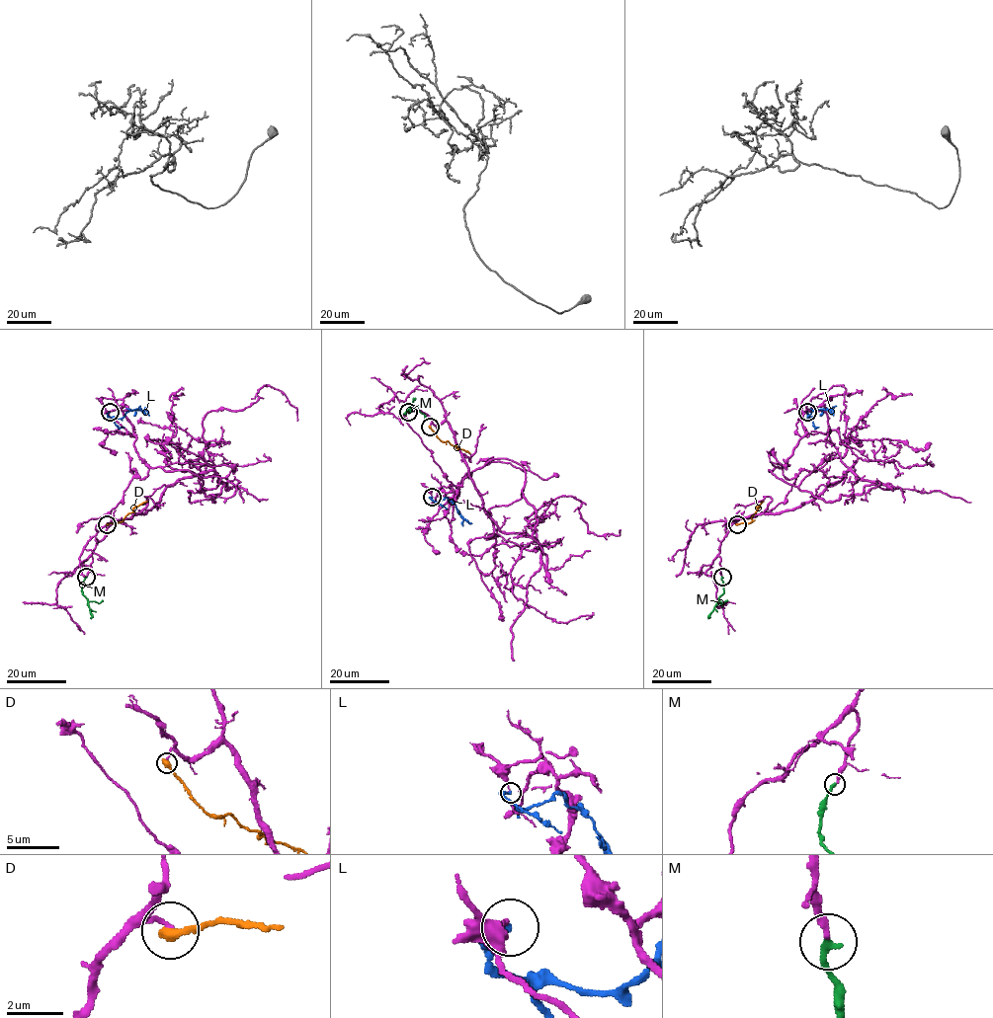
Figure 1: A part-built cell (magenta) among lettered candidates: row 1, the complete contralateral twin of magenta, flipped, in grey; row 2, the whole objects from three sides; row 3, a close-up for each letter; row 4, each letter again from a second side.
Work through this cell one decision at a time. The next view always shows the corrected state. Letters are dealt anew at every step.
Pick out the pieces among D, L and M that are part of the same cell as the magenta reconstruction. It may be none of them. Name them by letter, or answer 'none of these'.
M

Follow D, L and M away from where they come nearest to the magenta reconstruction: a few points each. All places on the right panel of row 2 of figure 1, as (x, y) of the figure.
D: (737, 523), (750, 523), (751, 517), (764, 502)
L: (807, 412), (809, 419), (813, 411), (824, 409), (833, 411), (833, 416)
M: (722, 577), (723, 593), (707, 618)

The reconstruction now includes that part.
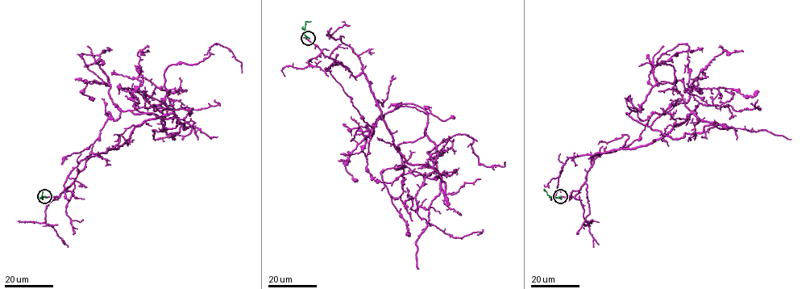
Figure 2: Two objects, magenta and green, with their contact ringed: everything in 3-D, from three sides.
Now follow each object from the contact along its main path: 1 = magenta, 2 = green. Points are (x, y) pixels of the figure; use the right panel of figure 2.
1: (560, 196), (596, 153), (691, 113), (716, 124), (671, 139), (633, 110), (640, 137), (591, 164)
2: (560, 196), (553, 198), (544, 190)

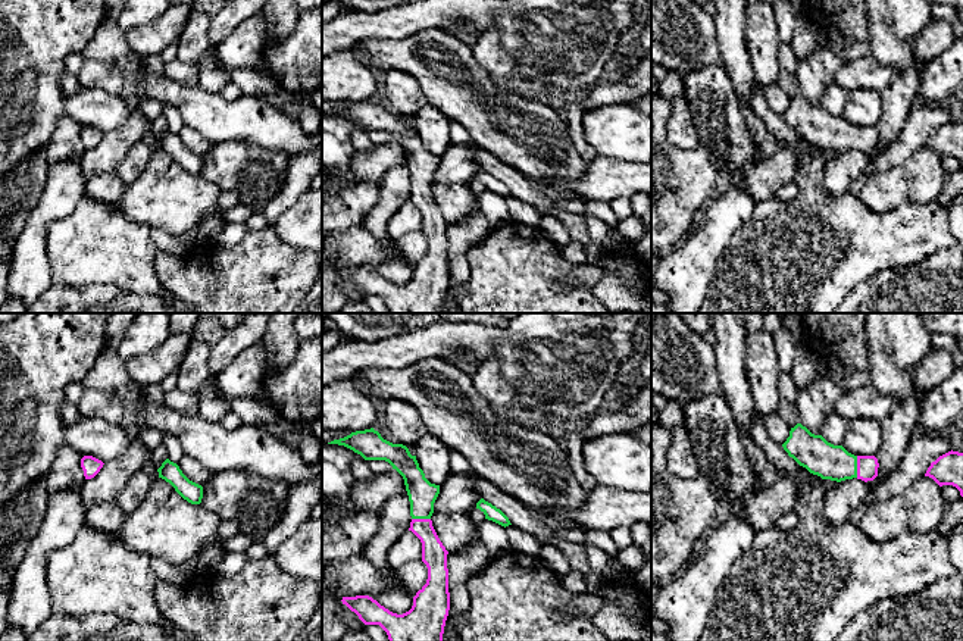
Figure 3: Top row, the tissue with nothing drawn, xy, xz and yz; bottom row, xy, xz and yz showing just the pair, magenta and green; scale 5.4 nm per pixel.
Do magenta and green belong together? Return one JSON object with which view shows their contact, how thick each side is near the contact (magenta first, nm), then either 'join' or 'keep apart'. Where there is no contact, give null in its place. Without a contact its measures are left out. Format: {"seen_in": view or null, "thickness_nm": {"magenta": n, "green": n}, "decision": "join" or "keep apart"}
{"seen_in": "yz", "thickness_nm": {"magenta": 110, "green": 190}, "decision": "join"}

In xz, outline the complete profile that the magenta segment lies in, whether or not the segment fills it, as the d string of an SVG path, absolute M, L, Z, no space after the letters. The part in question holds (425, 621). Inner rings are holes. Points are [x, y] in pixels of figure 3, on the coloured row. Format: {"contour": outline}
{"contour": "M373 428L351 432L328 444L344 445L365 460L385 460L403 476L410 501L409 531L420 540L422 562L428 567L426 584L413 597L412 609L403 615L390 612L369 595L343 597L343 604L365 625L379 625L390 641L443 641L450 610L448 551L431 520L440 485L425 478L416 456L406 445L384 440Z"}

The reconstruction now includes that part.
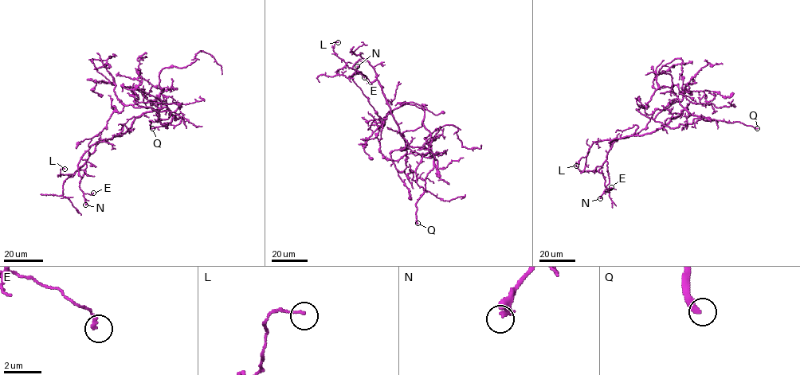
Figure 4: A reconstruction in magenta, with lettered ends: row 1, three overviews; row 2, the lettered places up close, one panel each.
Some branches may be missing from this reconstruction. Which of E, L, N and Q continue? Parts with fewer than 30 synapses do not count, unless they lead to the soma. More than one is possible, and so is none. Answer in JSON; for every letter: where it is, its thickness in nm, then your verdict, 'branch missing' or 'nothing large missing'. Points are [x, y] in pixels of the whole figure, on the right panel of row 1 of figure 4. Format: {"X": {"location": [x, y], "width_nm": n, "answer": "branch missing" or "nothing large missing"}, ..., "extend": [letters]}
{"E": {"location": [611, 187], "width_nm": 170, "answer": "nothing large missing"}, "L": {"location": [576, 166], "width_nm": 110, "answer": "nothing large missing"}, "N": {"location": [600, 198], "width_nm": 360, "answer": "nothing large missing"}, "Q": {"location": [757, 128], "width_nm": 220, "answer": "branch missing"}, "extend": ["Q"]}

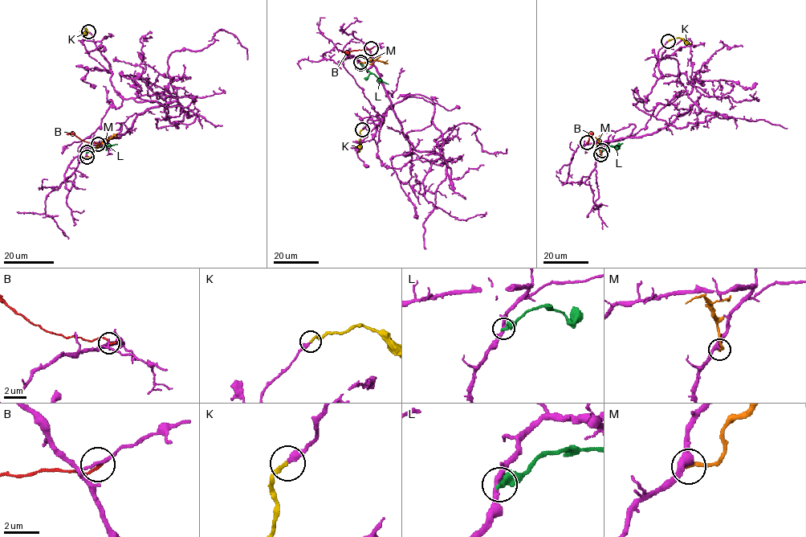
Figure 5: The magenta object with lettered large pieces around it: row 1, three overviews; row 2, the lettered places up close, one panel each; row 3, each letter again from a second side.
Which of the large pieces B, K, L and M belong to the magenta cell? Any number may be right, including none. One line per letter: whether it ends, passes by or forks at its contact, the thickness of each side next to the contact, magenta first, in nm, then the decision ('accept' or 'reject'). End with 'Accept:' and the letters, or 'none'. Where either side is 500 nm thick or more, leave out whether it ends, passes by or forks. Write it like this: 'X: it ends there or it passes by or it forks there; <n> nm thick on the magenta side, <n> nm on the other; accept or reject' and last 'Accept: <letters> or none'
B: it ends there; 150 nm thick on the magenta side, 170 nm on the other; reject
K: it ends there; 280 nm thick on the magenta side, 220 nm on the other; accept
L: it ends there; 300 nm thick on the magenta side, 440 nm on the other; reject
M: it ends there; 400 nm thick on the magenta side, 240 nm on the other; reject
Accept: K

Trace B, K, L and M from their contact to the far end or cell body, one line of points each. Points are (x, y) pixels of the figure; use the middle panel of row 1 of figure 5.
B: (371, 48), (342, 52)
K: (362, 129), (357, 152)
L: (360, 63), (388, 84)
M: (360, 62), (376, 59), (388, 63)

